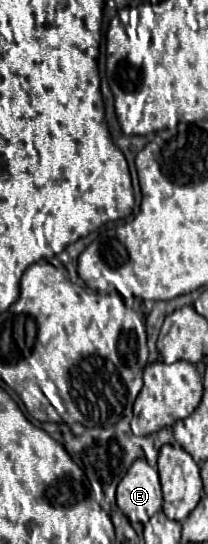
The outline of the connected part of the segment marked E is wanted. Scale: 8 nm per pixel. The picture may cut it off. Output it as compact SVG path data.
M144 458L136 460L118 484L118 508L130 518L132 524L142 524L162 510L162 490L156 468Z

